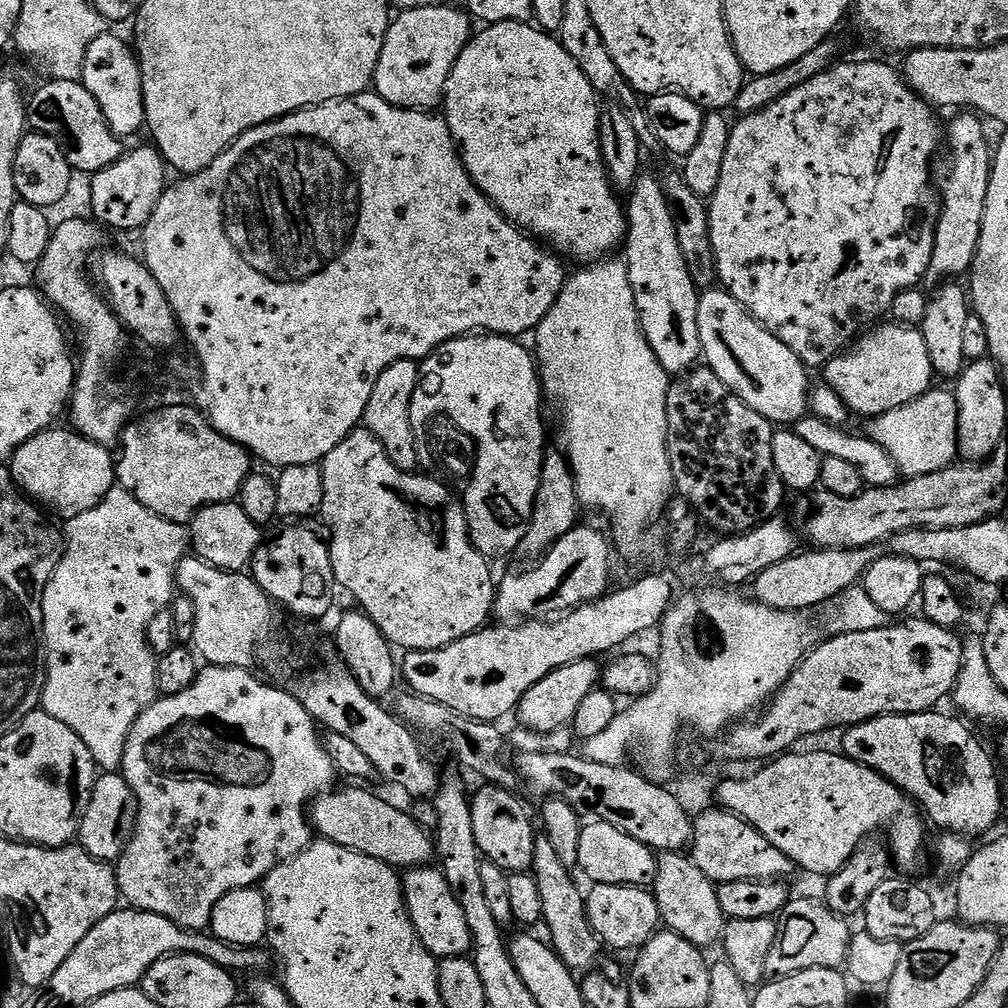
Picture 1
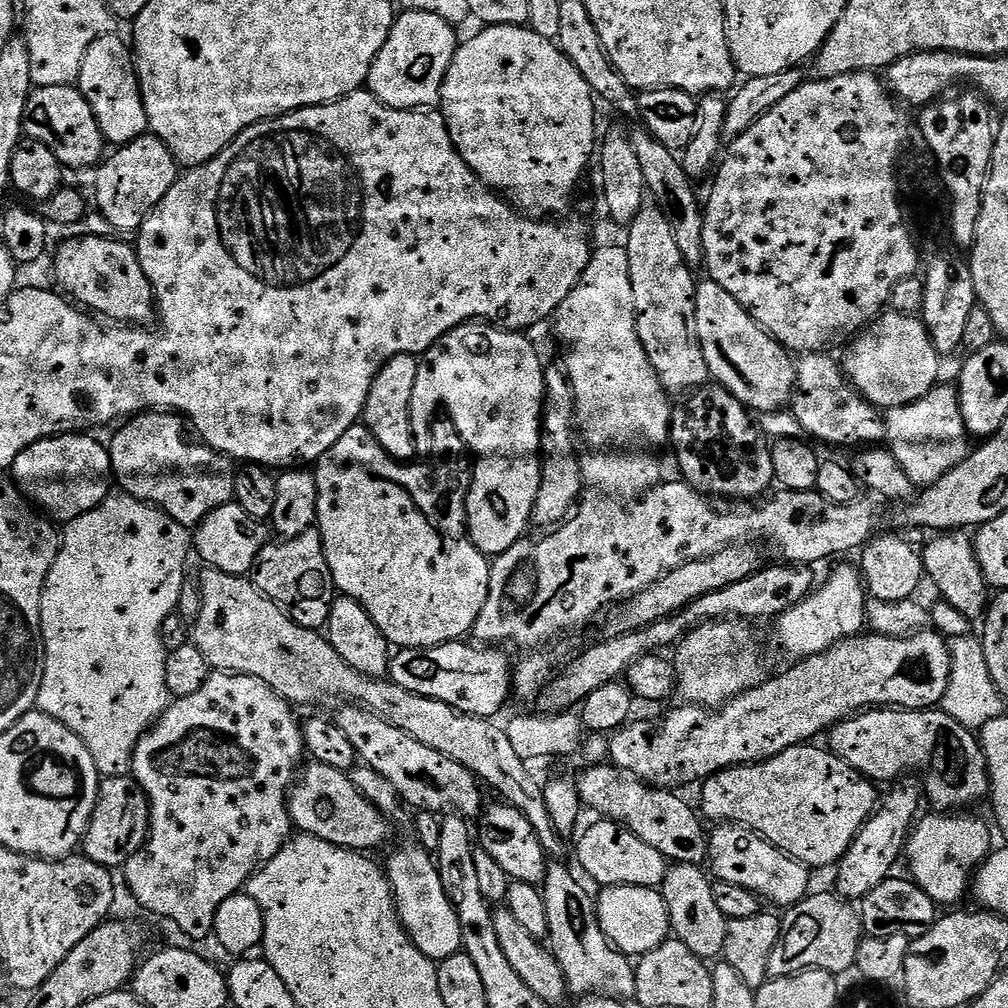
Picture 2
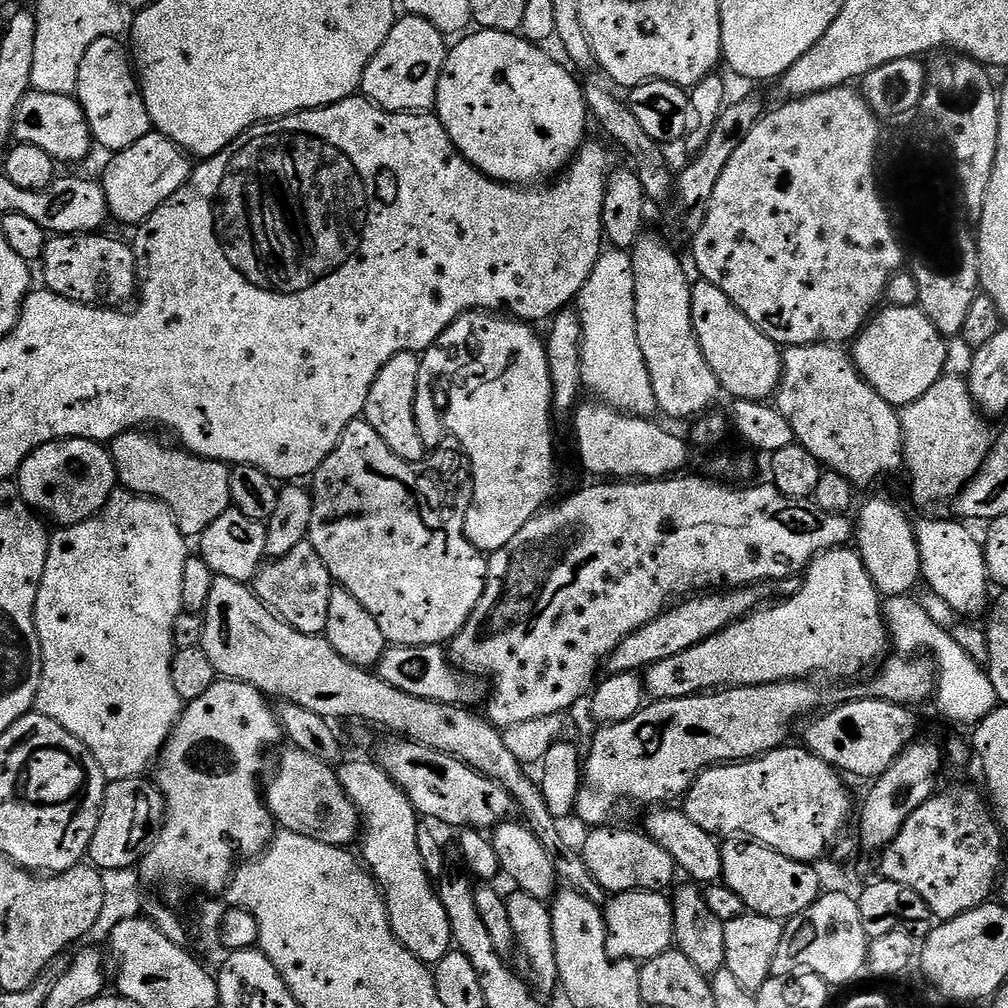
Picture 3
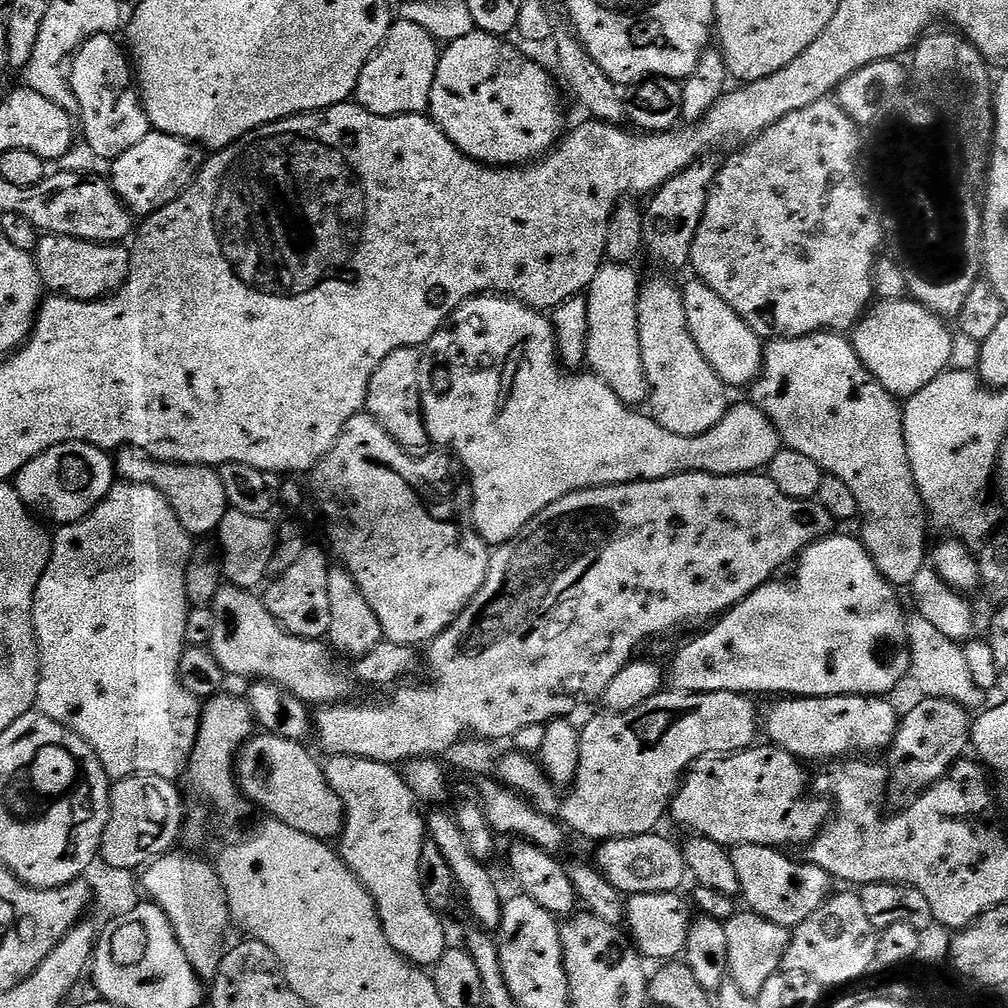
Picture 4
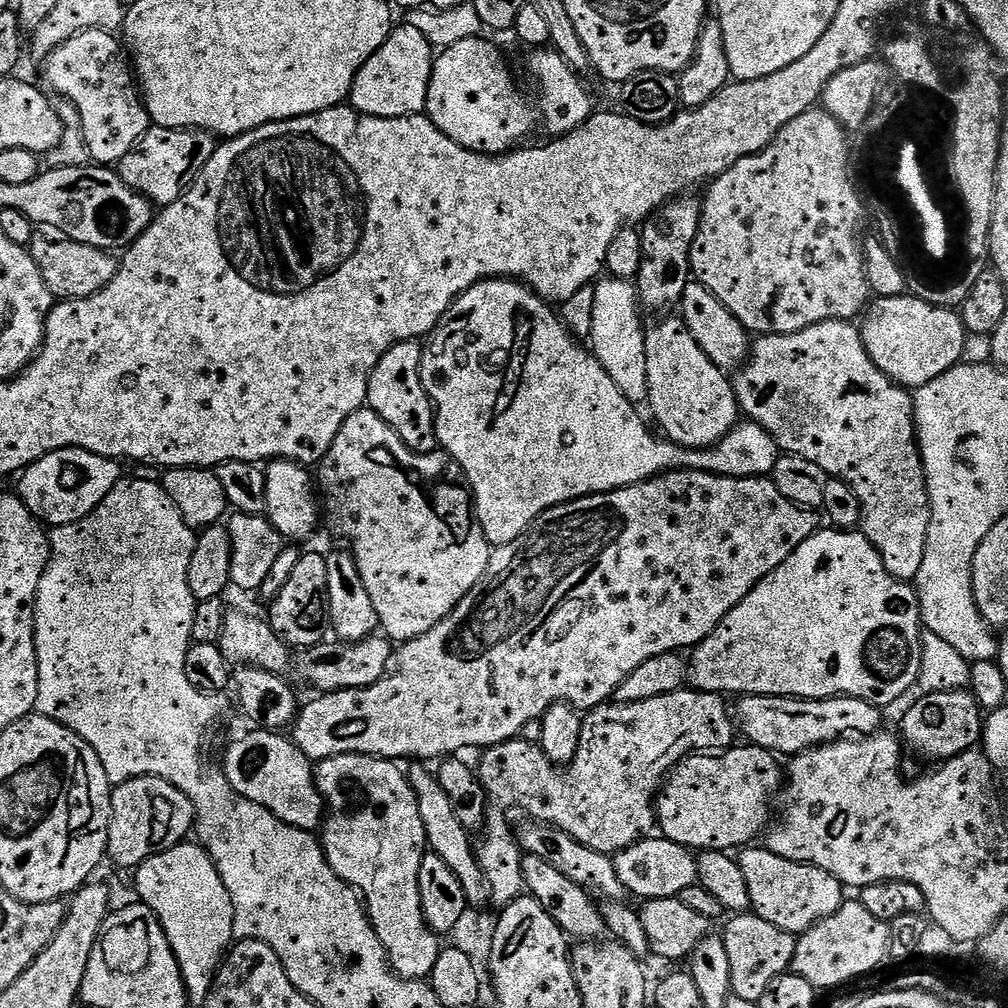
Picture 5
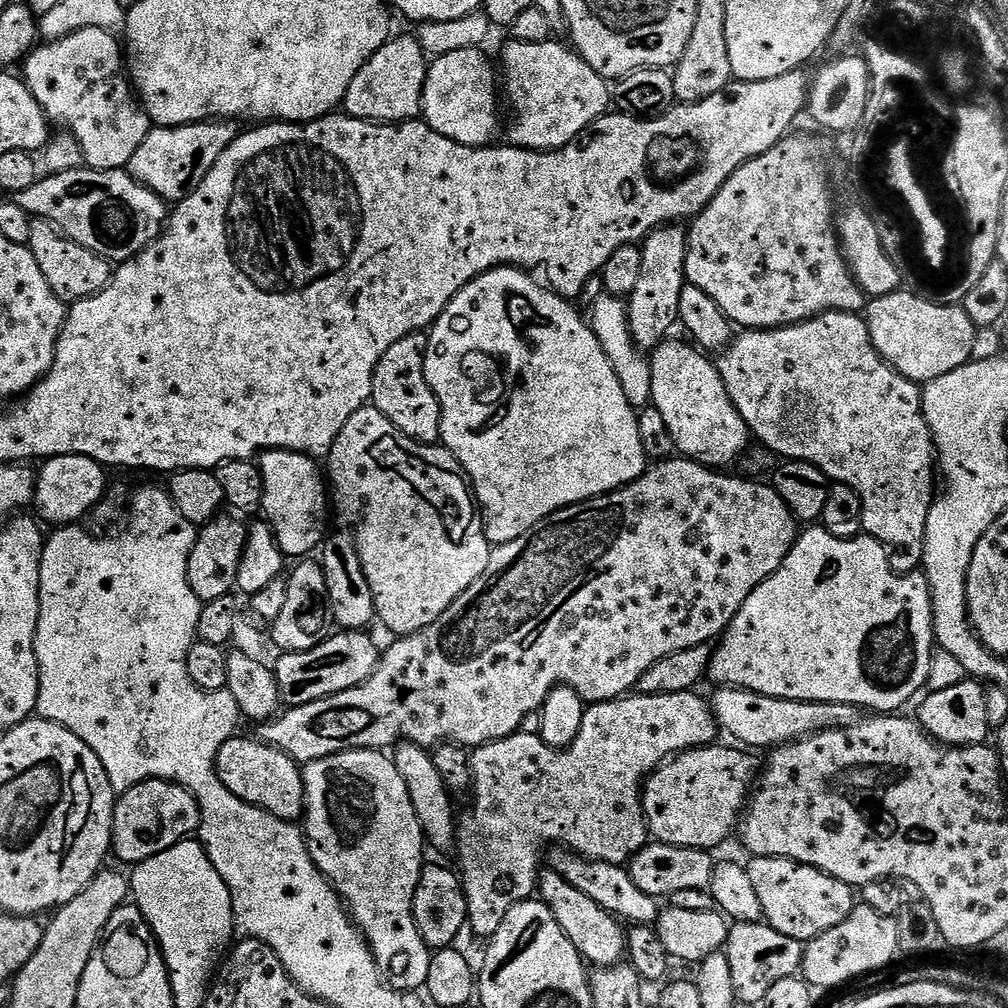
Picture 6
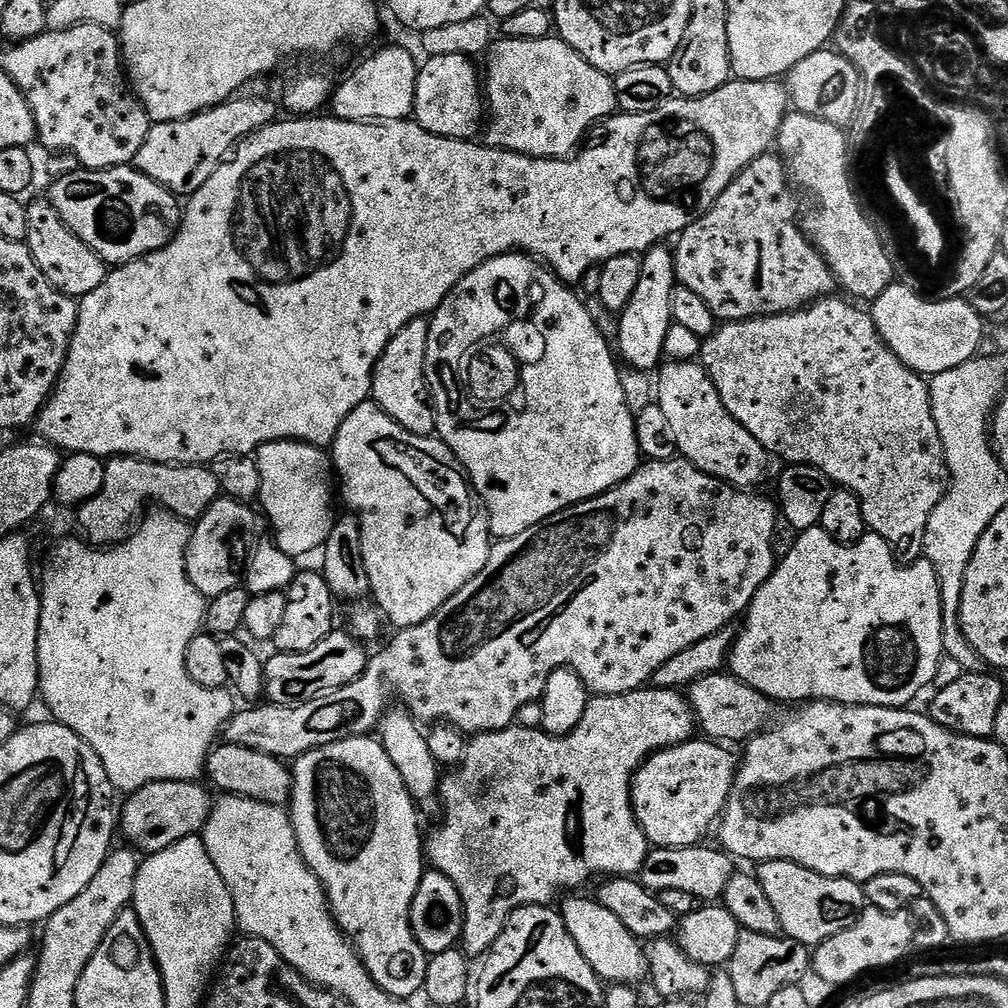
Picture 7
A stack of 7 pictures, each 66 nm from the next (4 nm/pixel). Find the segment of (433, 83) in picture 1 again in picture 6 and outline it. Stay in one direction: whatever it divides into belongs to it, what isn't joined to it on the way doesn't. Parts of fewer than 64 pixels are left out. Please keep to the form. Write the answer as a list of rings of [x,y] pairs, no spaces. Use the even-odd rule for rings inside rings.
[[[393,35],[377,52],[354,74],[350,90],[346,90],[342,108],[355,120],[373,122],[403,122],[415,120],[421,115],[424,83],[428,77],[429,57],[424,55],[422,46],[415,35]]]

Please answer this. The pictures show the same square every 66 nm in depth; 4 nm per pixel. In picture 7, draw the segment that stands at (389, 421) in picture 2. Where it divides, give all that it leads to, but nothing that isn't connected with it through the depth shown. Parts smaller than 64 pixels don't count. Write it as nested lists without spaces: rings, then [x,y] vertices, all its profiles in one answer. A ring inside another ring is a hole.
[[[427,319],[412,320],[382,350],[372,371],[371,399],[398,426],[410,430],[410,434],[430,436],[436,432],[436,406],[426,378],[426,346],[430,338],[430,323]]]

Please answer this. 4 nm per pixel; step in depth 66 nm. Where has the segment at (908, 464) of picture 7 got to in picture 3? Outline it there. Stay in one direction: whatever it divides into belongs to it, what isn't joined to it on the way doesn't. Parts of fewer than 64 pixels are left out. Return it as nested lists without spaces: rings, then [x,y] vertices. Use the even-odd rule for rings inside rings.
[[[811,344],[784,348],[780,385],[774,393],[774,406],[790,422],[795,443],[801,444],[829,472],[842,474],[850,483],[872,484],[883,472],[901,467],[904,455],[904,435],[900,414],[886,398],[882,398],[860,377],[856,361],[843,347],[835,344]],[[872,500],[868,505],[865,506],[864,509],[861,507],[859,509],[860,512],[860,524],[858,520],[858,527],[854,532],[854,544],[858,549],[860,557],[862,558],[862,562],[866,566],[866,570],[870,574],[870,578],[874,582],[876,589],[880,591],[881,597],[884,598],[904,598],[909,595],[908,591],[911,590],[912,587],[917,583],[918,585],[921,583],[921,573],[920,573],[920,558],[919,558],[919,542],[916,540],[916,530],[913,524],[913,521],[908,521],[908,516],[903,512],[902,509],[899,508],[898,505],[895,504],[892,500]]]

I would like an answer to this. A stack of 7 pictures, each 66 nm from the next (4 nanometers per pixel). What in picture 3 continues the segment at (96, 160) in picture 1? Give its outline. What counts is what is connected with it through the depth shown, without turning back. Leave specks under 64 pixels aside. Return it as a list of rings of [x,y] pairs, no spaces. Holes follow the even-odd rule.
[[[35,90],[29,92],[18,106],[12,136],[19,143],[33,144],[38,146],[38,150],[46,150],[46,154],[50,154],[61,165],[76,164],[86,159],[88,151],[94,148],[88,119],[76,96],[46,94]]]

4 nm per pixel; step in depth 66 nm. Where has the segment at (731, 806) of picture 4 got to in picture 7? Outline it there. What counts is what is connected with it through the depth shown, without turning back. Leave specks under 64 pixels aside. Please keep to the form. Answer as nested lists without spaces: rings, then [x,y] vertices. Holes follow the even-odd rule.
[[[693,738],[673,748],[663,748],[644,761],[632,779],[632,809],[642,826],[649,845],[657,848],[695,848],[708,831],[724,815],[732,783],[736,781],[737,757],[727,752],[725,745],[707,738]]]

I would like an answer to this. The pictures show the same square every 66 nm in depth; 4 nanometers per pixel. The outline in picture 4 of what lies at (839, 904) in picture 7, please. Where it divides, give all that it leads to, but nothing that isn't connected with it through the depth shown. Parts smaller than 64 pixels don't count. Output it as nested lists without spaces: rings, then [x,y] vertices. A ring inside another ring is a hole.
[[[740,844],[731,849],[734,871],[738,874],[740,896],[747,907],[762,918],[786,929],[797,928],[814,910],[828,901],[833,877],[816,864],[791,860],[783,851],[768,847],[767,844]]]

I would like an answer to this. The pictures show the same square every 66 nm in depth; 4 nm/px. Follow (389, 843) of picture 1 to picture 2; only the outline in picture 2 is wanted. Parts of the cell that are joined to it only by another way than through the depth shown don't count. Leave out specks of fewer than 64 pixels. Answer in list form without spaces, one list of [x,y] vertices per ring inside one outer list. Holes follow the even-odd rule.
[[[315,762],[309,763],[293,783],[288,797],[288,813],[293,825],[303,835],[322,838],[334,846],[355,852],[367,853],[372,850],[368,848],[382,847],[392,832],[389,817],[362,795],[349,773]]]

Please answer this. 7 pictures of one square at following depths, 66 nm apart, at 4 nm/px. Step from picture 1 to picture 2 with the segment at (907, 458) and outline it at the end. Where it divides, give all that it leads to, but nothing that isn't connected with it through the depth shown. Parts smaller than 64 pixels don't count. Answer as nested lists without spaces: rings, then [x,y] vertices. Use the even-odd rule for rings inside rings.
[[[955,387],[931,388],[912,404],[887,409],[883,418],[888,451],[894,454],[894,458],[898,458],[898,466],[906,470],[910,482],[918,486],[938,482],[968,457],[970,437],[962,422],[960,394]]]

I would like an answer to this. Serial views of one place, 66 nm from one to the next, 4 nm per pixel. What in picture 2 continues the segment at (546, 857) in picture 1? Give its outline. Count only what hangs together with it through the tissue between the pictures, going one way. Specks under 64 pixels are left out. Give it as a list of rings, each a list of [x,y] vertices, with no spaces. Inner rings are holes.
[[[564,862],[549,863],[542,891],[548,923],[546,940],[568,983],[568,992],[577,992],[580,998],[612,996],[615,1000],[627,1001],[636,995],[636,969],[633,961],[623,952],[616,951],[609,944],[606,934],[602,934],[593,893],[588,893],[580,885],[581,877],[575,871],[572,873],[566,865]]]

